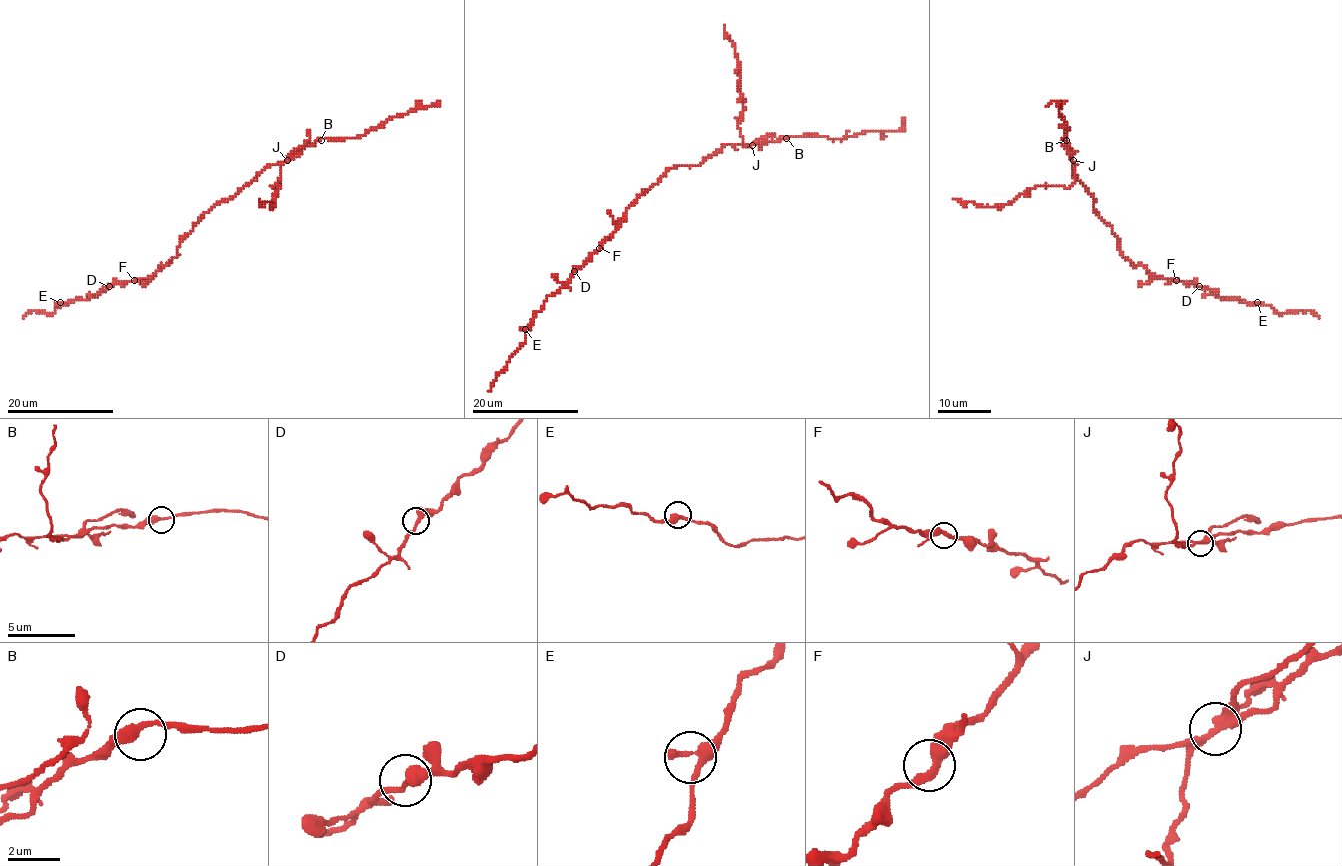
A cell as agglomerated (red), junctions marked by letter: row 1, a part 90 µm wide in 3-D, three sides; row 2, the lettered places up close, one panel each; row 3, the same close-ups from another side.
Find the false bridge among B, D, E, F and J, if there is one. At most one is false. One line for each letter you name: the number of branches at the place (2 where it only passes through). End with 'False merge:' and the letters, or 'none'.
J: branches 2
False merge: J

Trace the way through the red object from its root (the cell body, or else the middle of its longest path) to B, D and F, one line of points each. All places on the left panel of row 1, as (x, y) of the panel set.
B: (194, 225), (205, 211), (231, 200), (266, 168), (292, 160), (306, 146), (321, 140)
D: (194, 225), (180, 242), (178, 254), (162, 265), (152, 276), (109, 286)
F: (194, 225), (180, 242), (175, 257), (162, 265), (152, 276), (134, 280)

